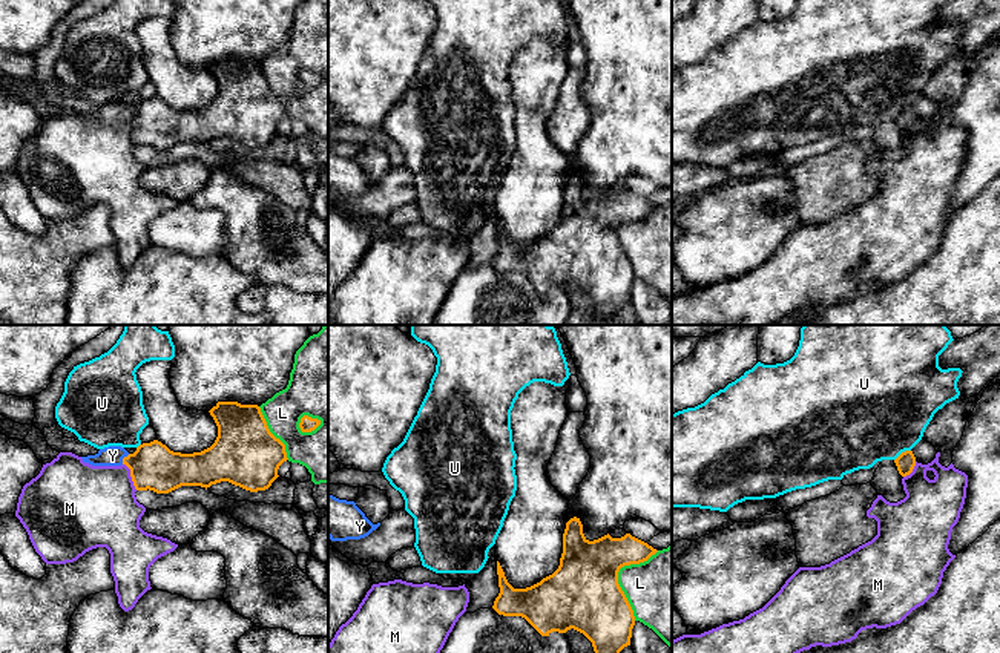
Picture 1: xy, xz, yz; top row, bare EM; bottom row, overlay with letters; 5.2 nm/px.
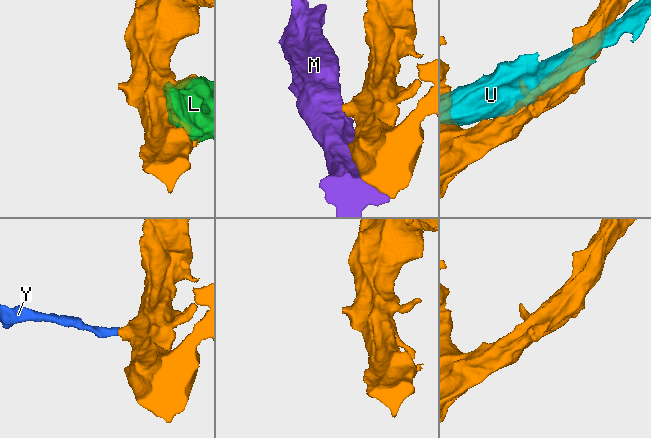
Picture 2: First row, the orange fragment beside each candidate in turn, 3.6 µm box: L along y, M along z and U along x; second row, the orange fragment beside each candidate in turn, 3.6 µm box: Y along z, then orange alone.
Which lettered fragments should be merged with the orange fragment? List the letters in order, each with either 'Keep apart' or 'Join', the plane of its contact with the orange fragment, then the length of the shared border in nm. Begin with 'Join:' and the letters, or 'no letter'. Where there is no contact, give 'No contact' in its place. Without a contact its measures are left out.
Join: Y
L: Keep apart. Touches orange in xz. Shared border 400 nm
M: Keep apart. Touches orange in xy. Shared border 160 nm
U: Keep apart. Touches orange in yz. Shared border 110 nm
Y: Join. Touches orange in xy. Shared border 70 nm

